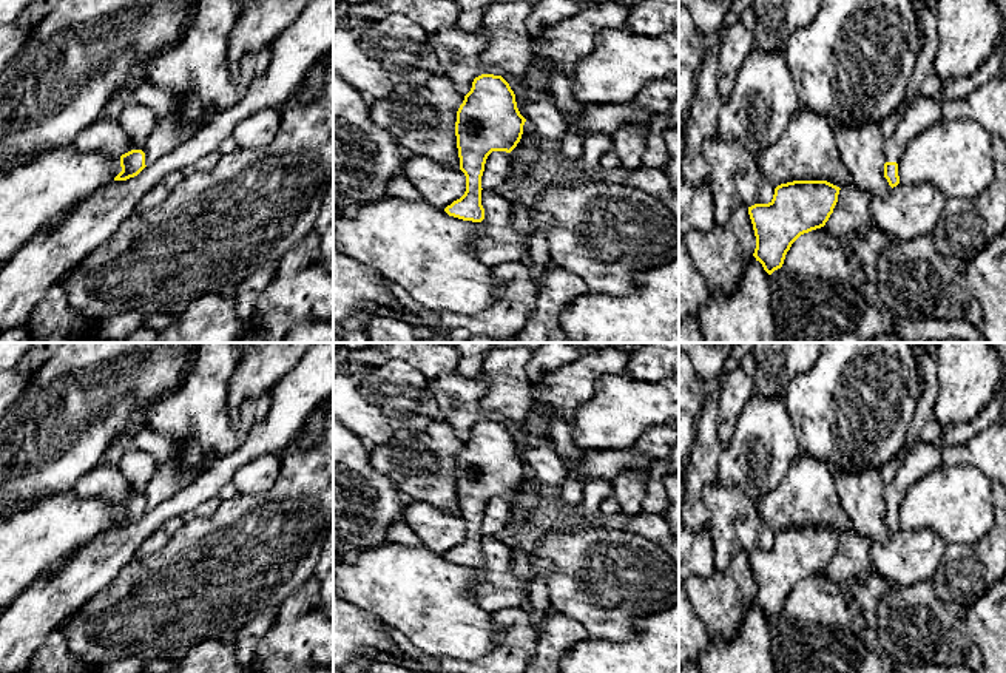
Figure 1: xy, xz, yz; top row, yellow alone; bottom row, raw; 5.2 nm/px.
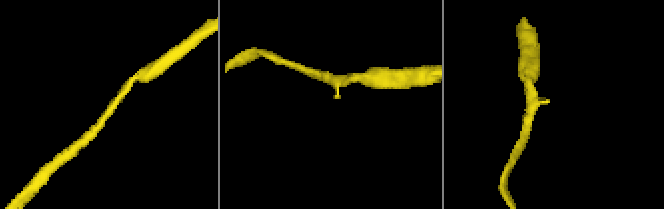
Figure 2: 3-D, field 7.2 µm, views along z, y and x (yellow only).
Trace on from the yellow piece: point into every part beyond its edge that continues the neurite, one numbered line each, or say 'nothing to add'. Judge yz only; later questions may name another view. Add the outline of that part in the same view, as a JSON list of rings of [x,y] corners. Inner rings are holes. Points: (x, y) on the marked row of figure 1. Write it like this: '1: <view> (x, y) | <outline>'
1: yz (924, 111) | [[[918,96],[896,130],[884,142],[886,162],[898,164],[909,142],[940,119],[941,103],[935,99]]]

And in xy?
1: xy (104, 136) | [[[105,116],[82,130],[73,145],[80,151],[100,153],[114,159],[120,159],[130,150],[130,140],[119,120],[108,120]]]

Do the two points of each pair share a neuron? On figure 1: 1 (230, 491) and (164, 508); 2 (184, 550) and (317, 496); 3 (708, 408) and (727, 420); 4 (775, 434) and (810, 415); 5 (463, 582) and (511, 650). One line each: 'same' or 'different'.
1: different
2: same
3: different
4: different
5: different

